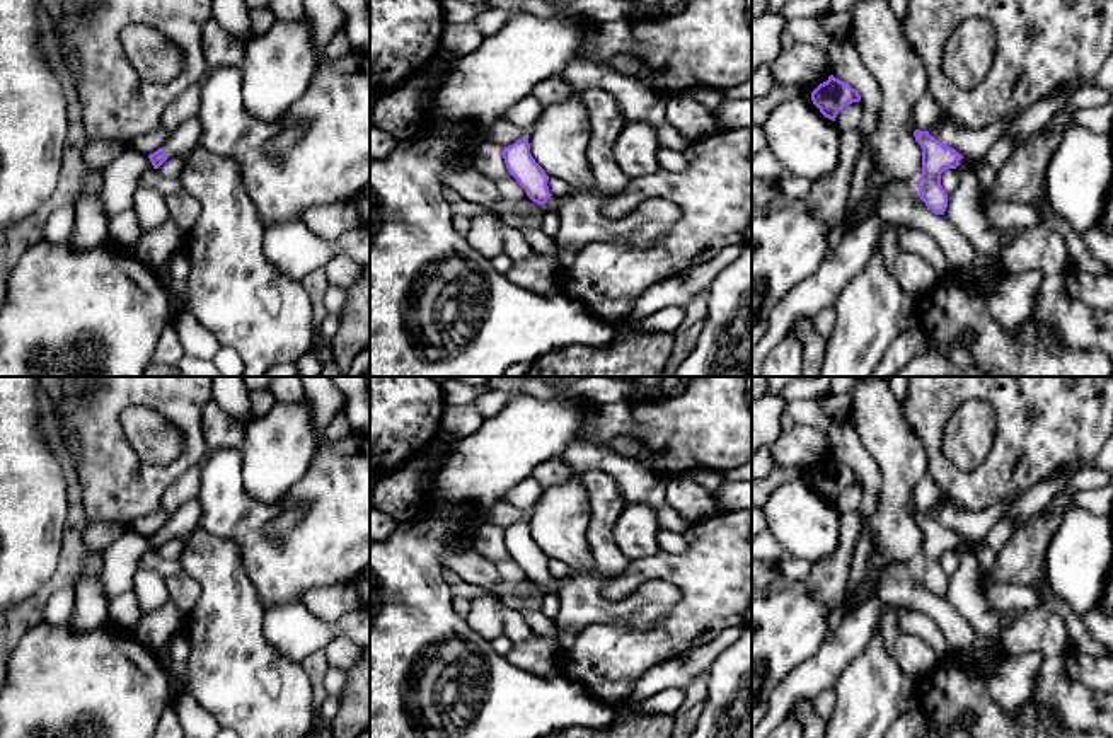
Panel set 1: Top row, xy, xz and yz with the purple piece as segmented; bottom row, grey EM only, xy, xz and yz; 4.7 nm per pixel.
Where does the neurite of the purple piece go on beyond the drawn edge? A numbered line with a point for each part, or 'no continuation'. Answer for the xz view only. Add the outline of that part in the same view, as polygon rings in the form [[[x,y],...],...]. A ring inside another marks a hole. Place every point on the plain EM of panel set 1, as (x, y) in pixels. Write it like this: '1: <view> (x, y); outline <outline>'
1: xz (553, 585); outline [[[551,578],[547,581],[547,585],[544,586],[544,591],[545,593],[557,593],[566,583],[568,583],[568,578],[566,579]]]

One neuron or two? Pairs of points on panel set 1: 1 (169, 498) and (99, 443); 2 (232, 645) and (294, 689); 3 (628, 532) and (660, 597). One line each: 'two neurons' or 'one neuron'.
1: two neurons
2: one neuron
3: two neurons

